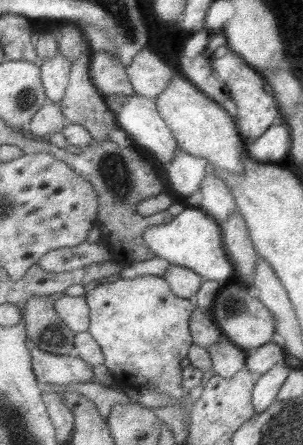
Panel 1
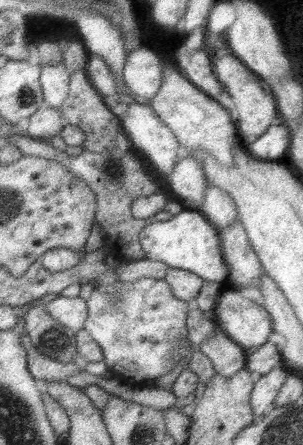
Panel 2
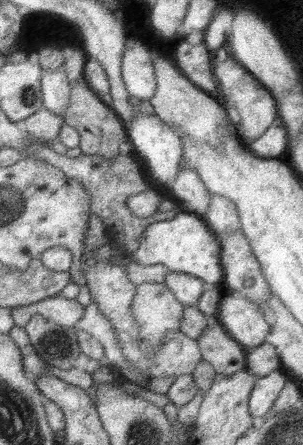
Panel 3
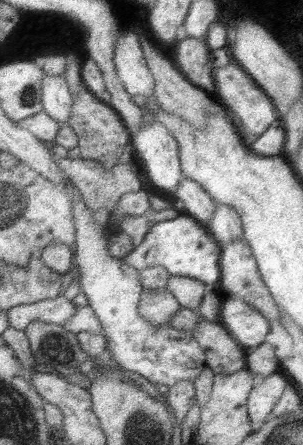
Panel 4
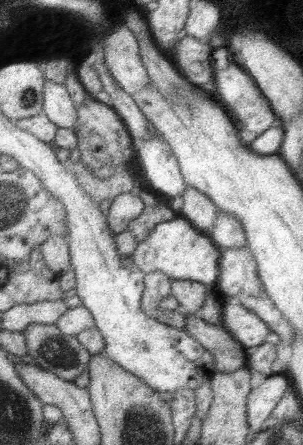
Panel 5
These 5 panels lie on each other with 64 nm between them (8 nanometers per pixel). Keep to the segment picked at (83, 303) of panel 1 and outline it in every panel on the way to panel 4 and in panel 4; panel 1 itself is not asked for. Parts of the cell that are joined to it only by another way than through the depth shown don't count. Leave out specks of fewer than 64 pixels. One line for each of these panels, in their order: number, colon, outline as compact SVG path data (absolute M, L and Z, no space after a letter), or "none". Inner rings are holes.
2: M79 296L77 298L47 298L41 302L47 314L51 314L53 320L59 322L59 326L71 328L73 332L79 332L83 328L83 322L87 318L87 302L83 302Z
3: M61 296L55 298L45 298L41 302L29 304L29 306L19 306L19 308L11 308L11 316L13 316L13 324L19 328L25 328L27 322L31 320L31 316L41 314L45 320L71 328L75 326L81 318L83 318L85 308L77 304L77 300L67 300Z
4: M61 294L61 296L51 298L51 300L13 306L5 314L7 314L7 322L9 322L7 326L9 328L25 330L31 322L61 326L75 314L75 310L77 310L77 306L73 306L71 300Z

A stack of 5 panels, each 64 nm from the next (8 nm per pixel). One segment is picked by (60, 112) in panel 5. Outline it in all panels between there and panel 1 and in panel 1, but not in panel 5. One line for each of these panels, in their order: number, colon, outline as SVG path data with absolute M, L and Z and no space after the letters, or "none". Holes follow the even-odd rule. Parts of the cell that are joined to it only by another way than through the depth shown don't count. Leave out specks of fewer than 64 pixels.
1: M57 54L55 58L41 62L39 68L41 68L41 84L45 88L47 102L59 104L69 86L69 74L71 74L69 62L61 54Z
2: M63 62L57 66L43 66L41 68L41 90L47 108L59 110L69 96L69 72L65 70Z
3: M65 70L43 72L41 92L43 92L43 108L63 118L71 102L71 84L67 80L67 72Z
4: M43 76L43 112L53 118L55 124L67 126L71 118L73 96L69 94L69 86L65 76Z

